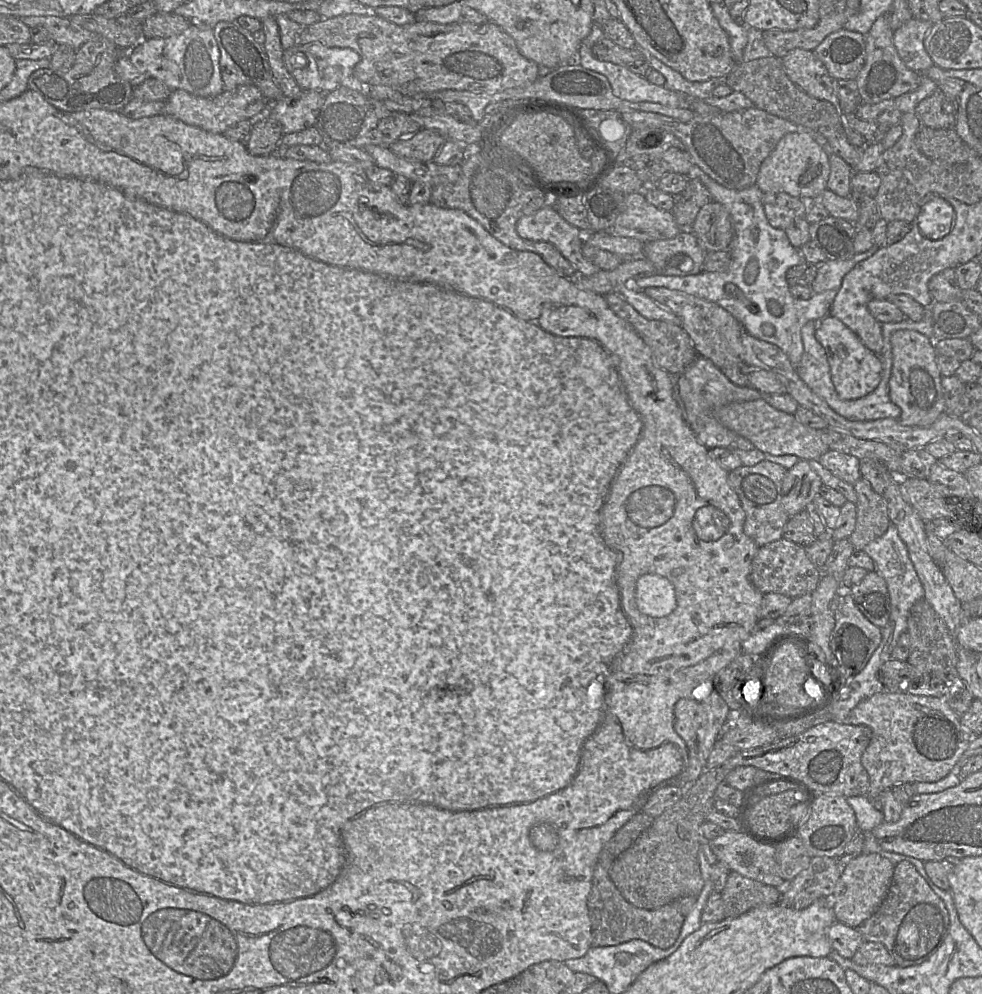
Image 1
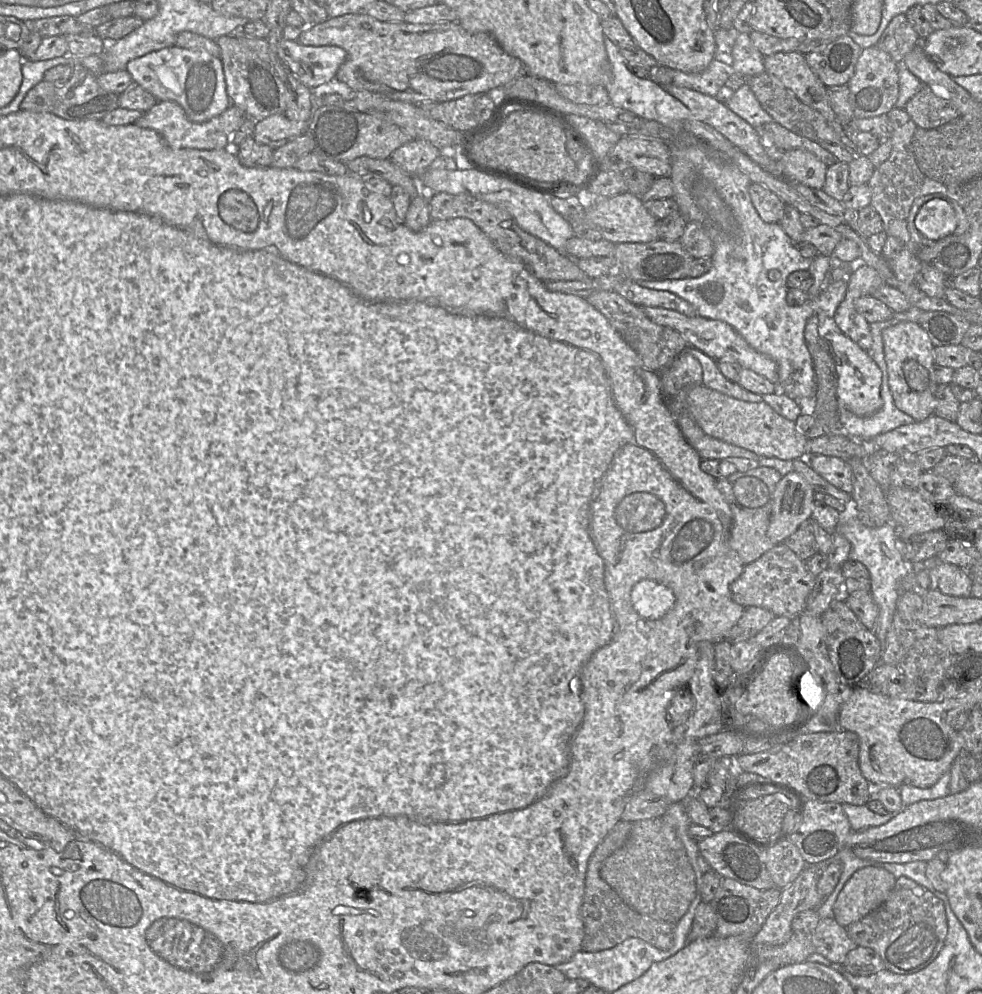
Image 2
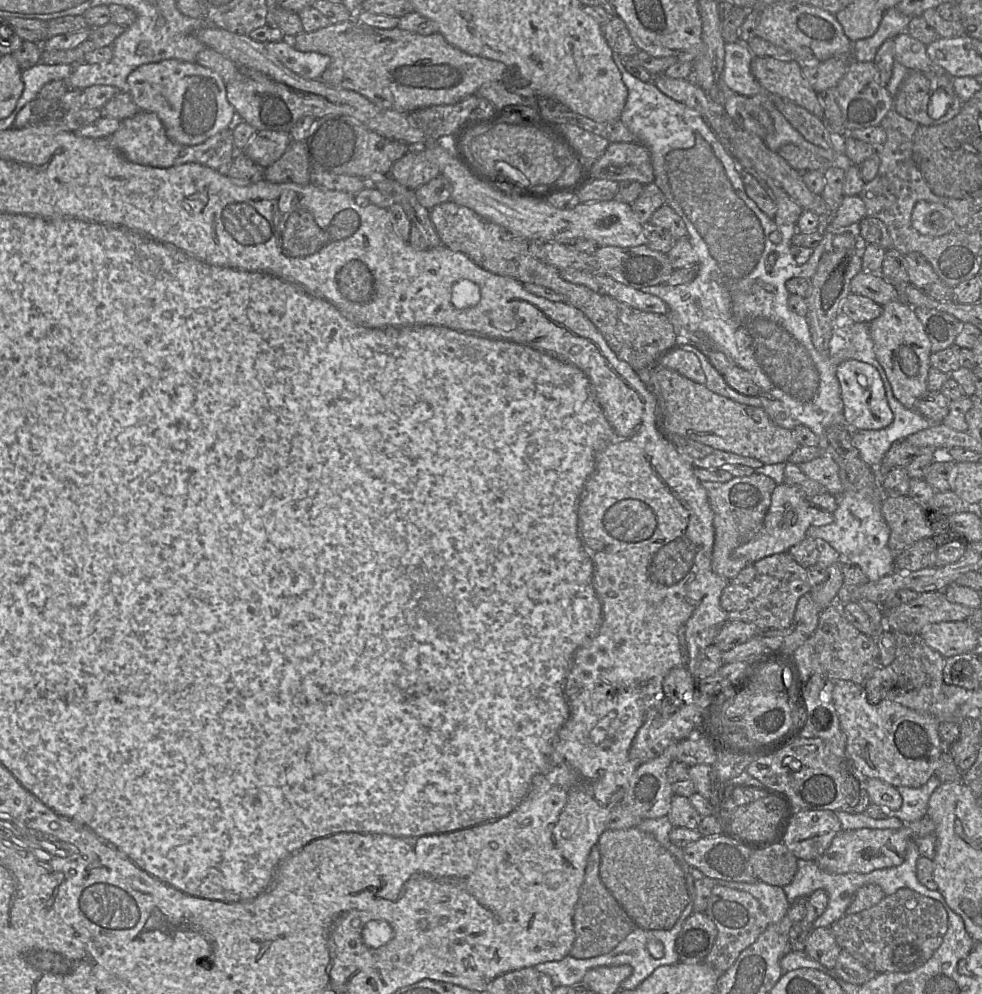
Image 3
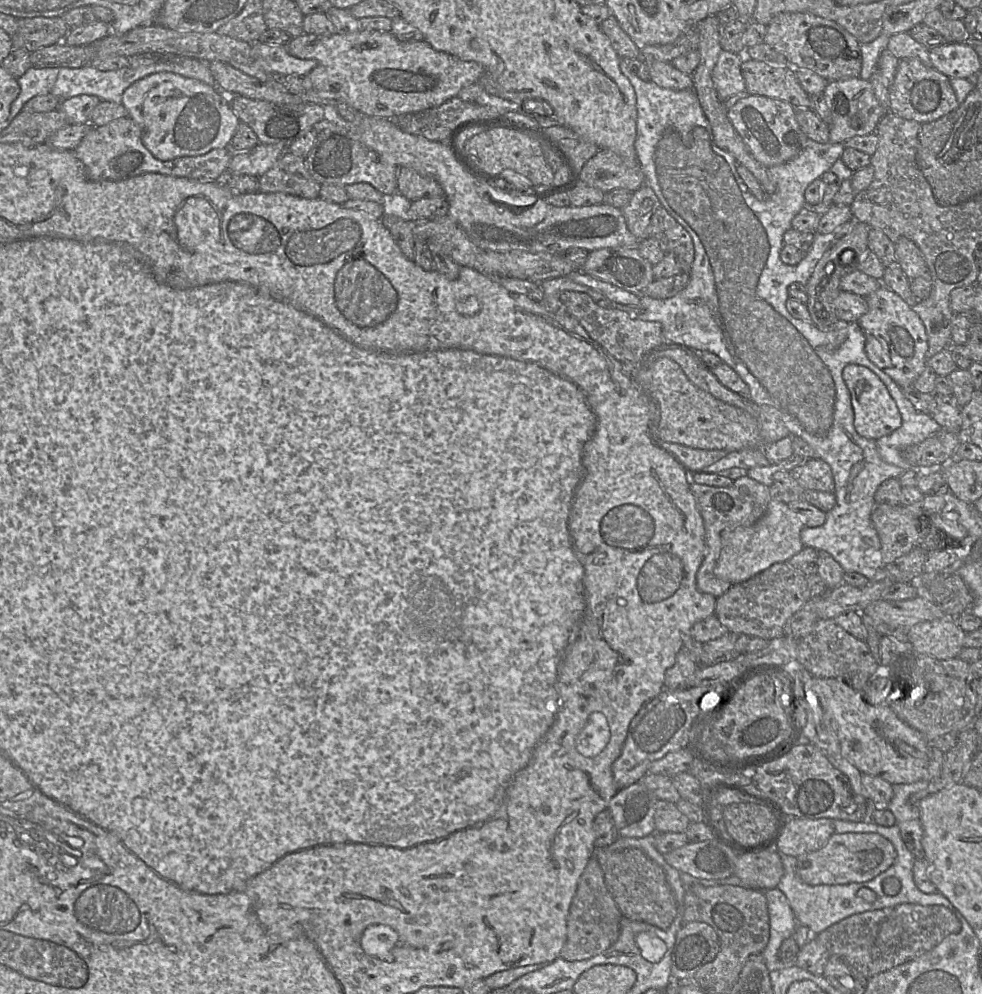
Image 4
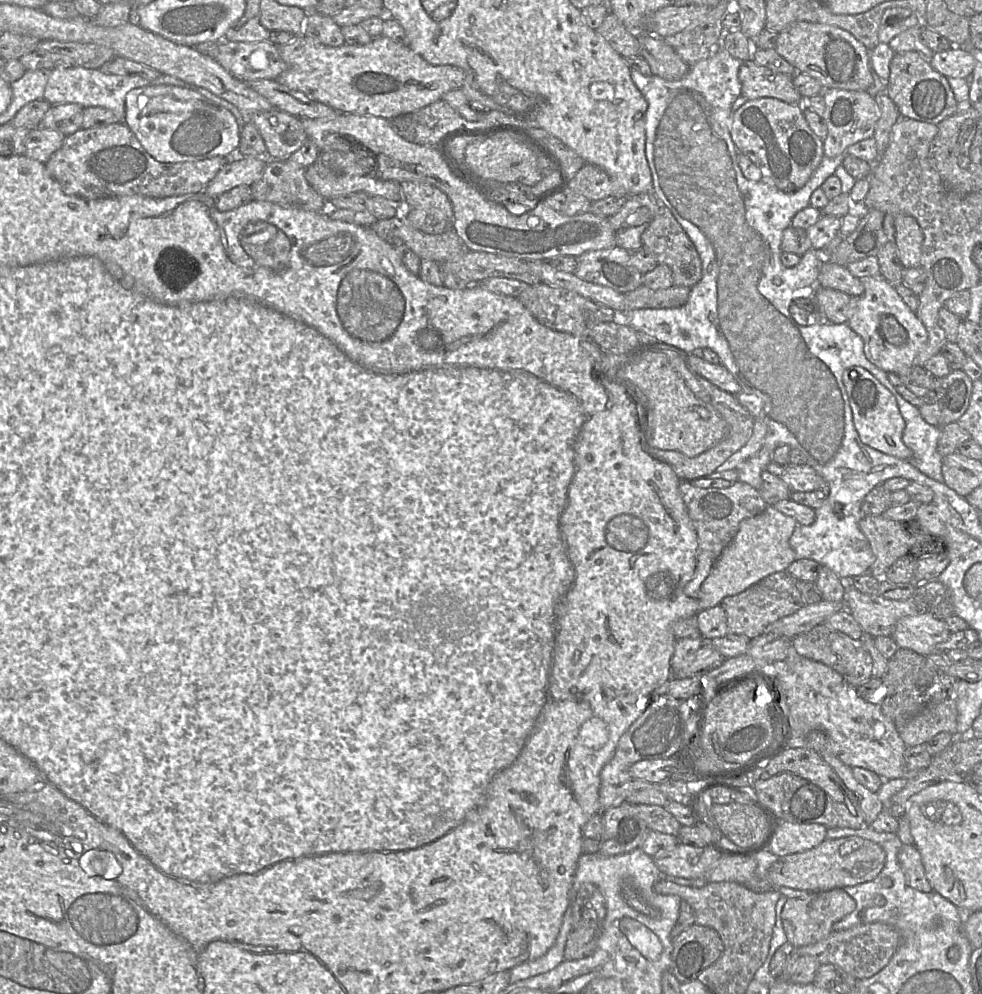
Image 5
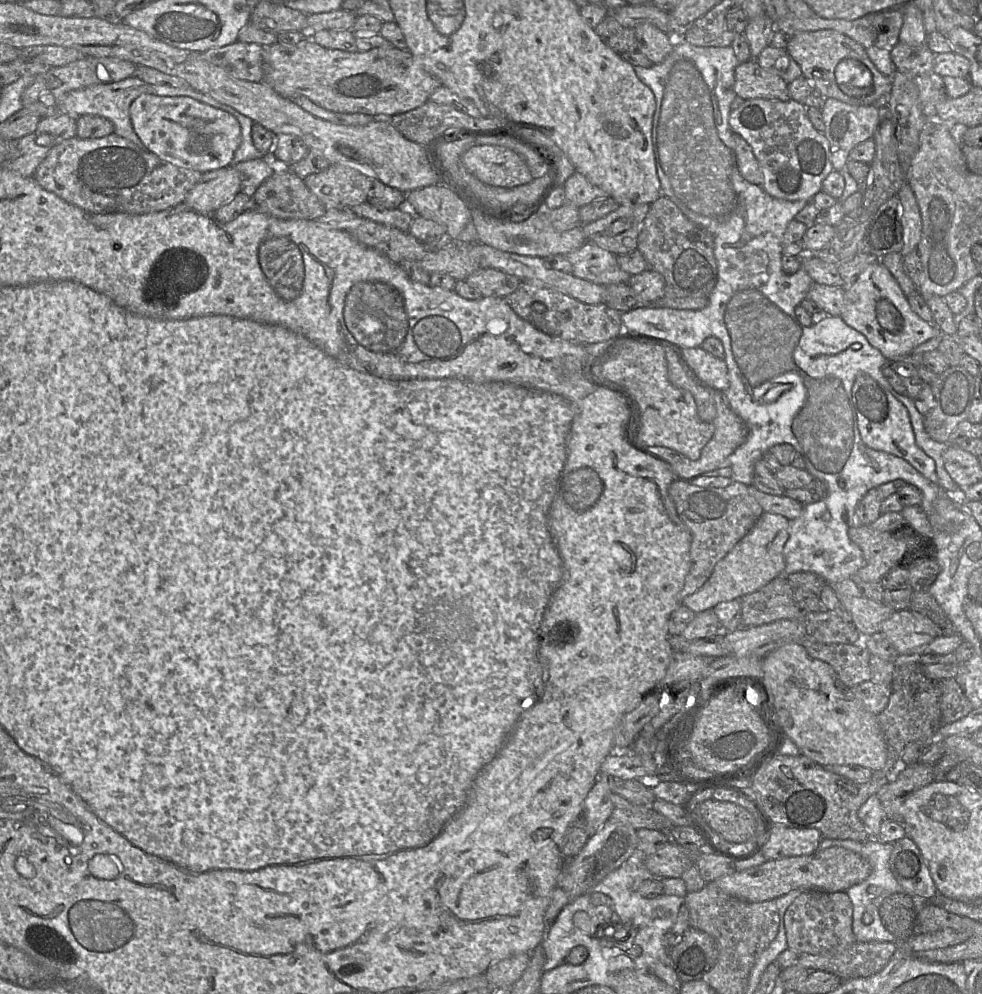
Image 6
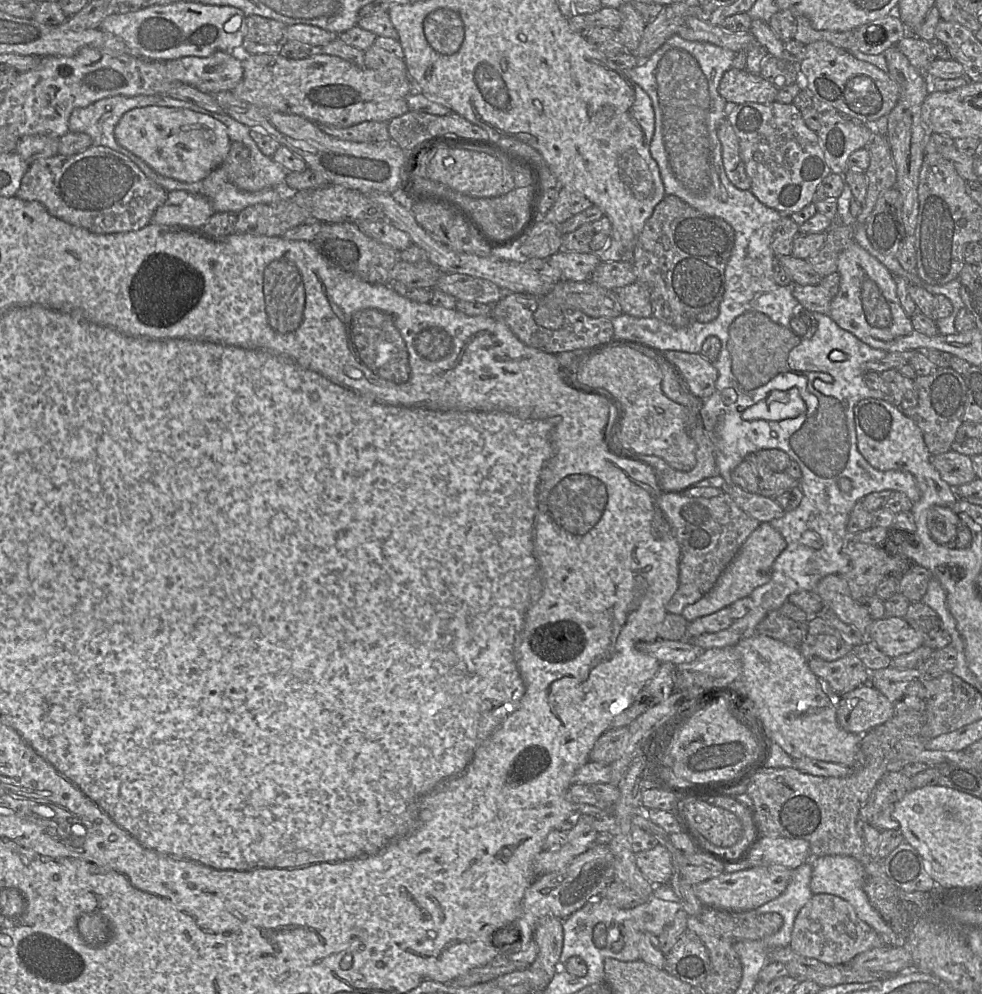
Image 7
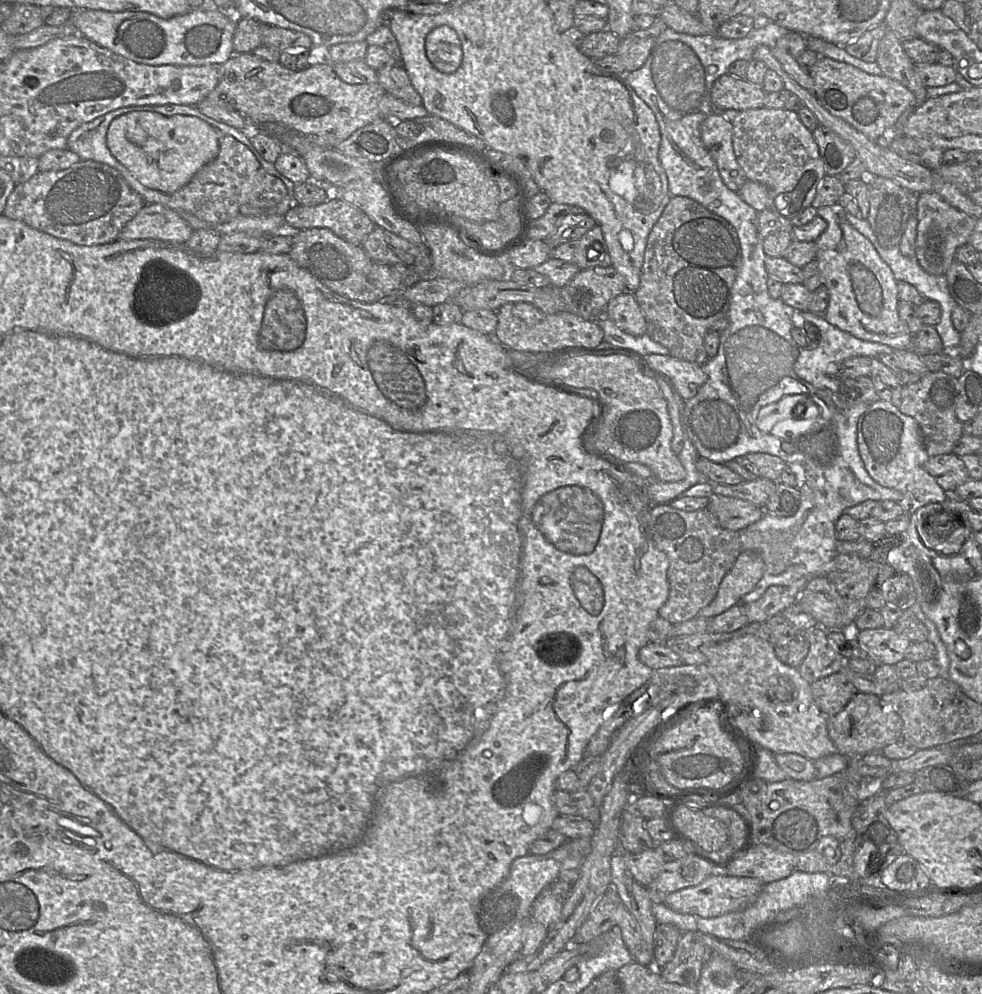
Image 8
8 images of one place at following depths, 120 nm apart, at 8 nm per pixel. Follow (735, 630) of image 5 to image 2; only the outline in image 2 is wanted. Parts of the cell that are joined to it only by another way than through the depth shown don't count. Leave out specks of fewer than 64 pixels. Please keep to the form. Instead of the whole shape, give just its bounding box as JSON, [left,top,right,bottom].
[730,543,815,620]

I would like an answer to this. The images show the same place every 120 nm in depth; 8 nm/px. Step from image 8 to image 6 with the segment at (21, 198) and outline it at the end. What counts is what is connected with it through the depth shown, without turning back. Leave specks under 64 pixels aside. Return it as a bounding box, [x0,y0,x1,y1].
[32,132,202,214]

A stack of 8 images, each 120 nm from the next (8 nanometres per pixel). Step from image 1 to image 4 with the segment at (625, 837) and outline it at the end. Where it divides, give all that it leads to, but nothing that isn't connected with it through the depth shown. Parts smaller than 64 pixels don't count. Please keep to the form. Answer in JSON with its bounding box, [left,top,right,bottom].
[560,855,623,961]

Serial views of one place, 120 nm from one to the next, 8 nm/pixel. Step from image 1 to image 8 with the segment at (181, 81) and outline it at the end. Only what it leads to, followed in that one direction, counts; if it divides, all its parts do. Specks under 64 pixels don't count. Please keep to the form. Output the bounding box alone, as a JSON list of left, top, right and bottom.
[107,111,219,193]

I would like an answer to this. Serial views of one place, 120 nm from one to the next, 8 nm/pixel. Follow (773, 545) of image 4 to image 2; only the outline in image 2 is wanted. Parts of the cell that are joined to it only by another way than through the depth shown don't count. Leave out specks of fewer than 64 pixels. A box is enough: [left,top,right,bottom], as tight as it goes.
[767,472,814,544]

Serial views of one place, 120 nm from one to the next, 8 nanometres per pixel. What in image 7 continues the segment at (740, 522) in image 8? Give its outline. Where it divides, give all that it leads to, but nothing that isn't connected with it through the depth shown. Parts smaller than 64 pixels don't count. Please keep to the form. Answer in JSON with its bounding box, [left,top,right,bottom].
[723,485,786,522]

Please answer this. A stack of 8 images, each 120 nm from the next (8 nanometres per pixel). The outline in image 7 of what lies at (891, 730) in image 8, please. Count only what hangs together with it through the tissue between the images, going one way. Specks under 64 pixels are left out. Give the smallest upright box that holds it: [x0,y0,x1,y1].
[836,684,895,735]

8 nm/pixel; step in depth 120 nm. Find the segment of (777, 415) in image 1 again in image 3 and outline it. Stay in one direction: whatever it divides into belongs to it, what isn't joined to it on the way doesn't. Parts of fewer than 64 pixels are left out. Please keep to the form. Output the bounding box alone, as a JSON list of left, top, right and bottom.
[653,365,799,464]

